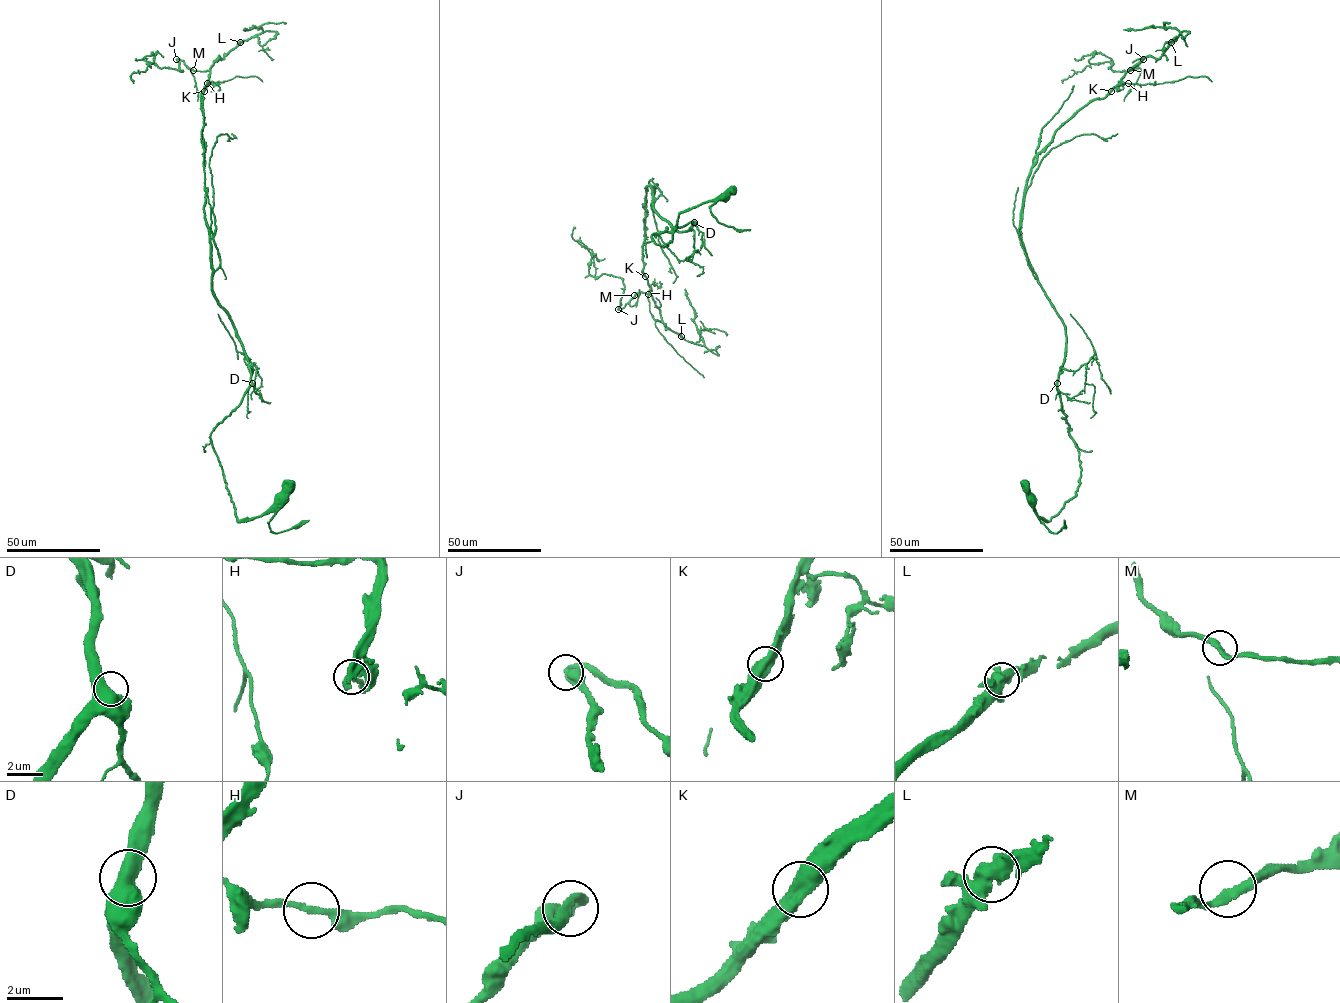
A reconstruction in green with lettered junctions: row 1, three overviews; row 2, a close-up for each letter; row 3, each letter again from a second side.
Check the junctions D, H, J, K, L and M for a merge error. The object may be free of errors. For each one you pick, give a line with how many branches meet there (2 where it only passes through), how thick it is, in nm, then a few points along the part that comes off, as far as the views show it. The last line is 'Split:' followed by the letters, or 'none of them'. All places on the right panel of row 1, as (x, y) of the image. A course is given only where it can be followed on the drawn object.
Split: none of them

